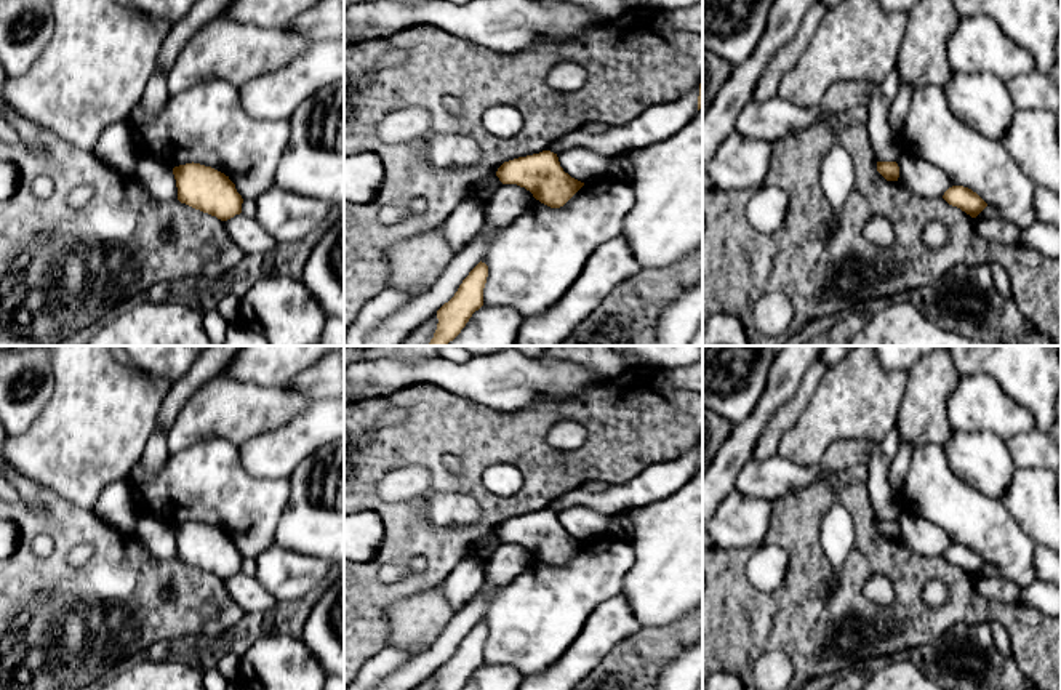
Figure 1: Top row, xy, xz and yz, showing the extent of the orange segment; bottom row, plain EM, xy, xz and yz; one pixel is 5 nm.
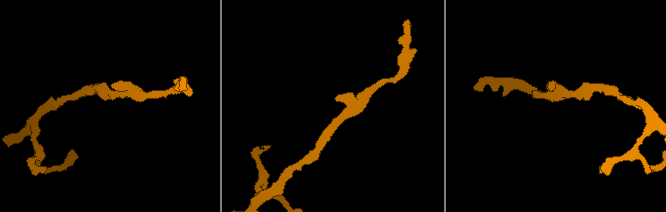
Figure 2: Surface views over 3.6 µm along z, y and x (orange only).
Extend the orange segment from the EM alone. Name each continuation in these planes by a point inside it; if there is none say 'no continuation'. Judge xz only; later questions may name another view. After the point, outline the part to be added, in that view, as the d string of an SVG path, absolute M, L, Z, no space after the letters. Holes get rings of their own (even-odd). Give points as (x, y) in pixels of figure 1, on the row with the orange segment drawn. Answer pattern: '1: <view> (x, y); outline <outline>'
no continuation

